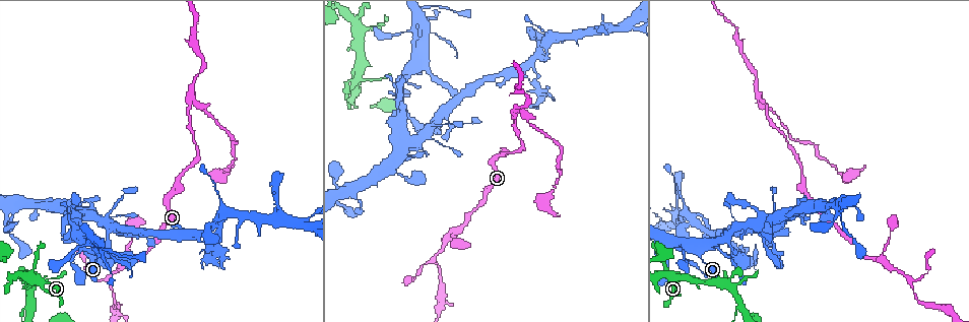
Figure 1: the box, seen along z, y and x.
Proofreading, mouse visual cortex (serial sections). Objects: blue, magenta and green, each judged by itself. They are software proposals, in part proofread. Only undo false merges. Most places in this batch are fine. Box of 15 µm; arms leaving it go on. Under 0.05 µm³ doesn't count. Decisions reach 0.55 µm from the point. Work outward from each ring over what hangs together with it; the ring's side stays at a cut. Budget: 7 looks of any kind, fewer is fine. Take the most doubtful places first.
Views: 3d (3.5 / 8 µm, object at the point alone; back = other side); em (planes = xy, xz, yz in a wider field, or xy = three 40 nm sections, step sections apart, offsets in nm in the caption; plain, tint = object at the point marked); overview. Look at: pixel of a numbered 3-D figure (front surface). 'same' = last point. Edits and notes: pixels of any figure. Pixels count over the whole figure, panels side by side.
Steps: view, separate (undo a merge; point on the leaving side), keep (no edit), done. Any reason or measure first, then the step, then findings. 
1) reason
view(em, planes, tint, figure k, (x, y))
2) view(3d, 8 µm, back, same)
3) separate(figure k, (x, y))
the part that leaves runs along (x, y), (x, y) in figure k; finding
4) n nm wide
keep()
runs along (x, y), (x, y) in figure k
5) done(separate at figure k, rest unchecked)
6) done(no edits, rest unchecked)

side arm on a straight run
view(3d, 8 µm, back, figure 1, (189, 103))

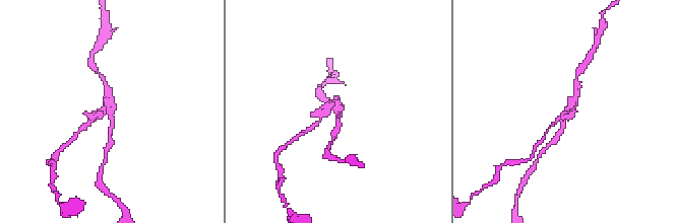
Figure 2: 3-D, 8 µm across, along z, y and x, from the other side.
3 arms; arms of 150, 200, 250 nm
view(em, planes, tint, figure 2, (336, 111))

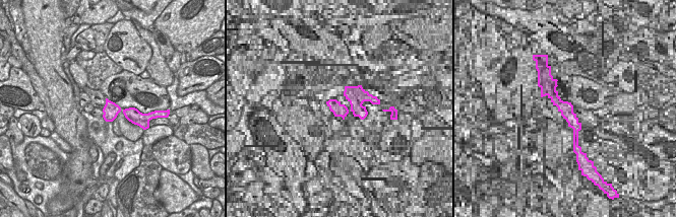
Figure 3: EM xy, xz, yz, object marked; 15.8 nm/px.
separate(figure 2, (90, 119))
the part that leaves runs along (105, 110), (77, 132) in figure 2; a second cell is stuck on

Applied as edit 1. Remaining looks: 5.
three-way junction
view(3d, 3.5 µm, figure 1, (739, 305))

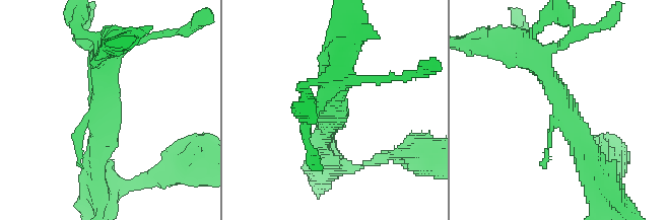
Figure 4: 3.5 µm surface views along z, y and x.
now the EM
view(em, xy, step 3, tint, figure 4, (328, 114))

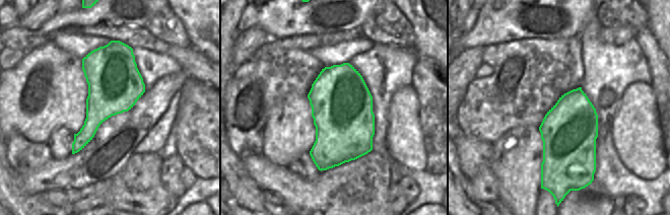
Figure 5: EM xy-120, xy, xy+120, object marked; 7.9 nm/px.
arms of 100, 300, 350 nm
keep()
runs along (530, 52), (600, 167) in figure 4; one cell here

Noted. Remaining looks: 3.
sudden change in width
view(em, xy, step 3, tint, figure 1, (425, 66))

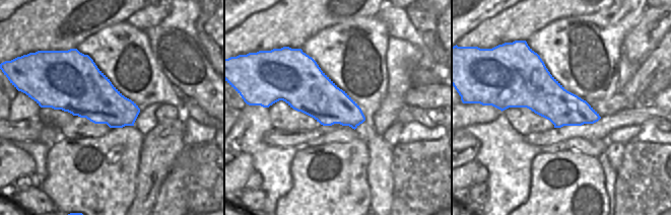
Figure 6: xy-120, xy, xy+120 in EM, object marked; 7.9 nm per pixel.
view(3d, 3.5 µm, same)

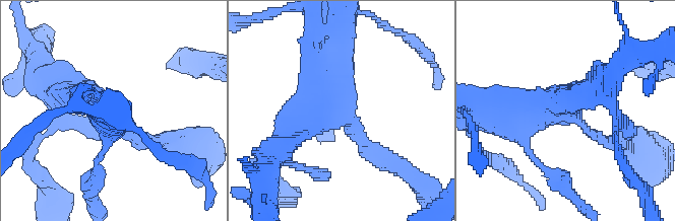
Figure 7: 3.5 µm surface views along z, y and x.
arms of 200, 350, 400, 450 nm
keep()
runs along (339, 63), (326, 96), (379, 156) in figure 7; one cell here

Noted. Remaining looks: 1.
done(separate at figure 2, rest unchecked)

